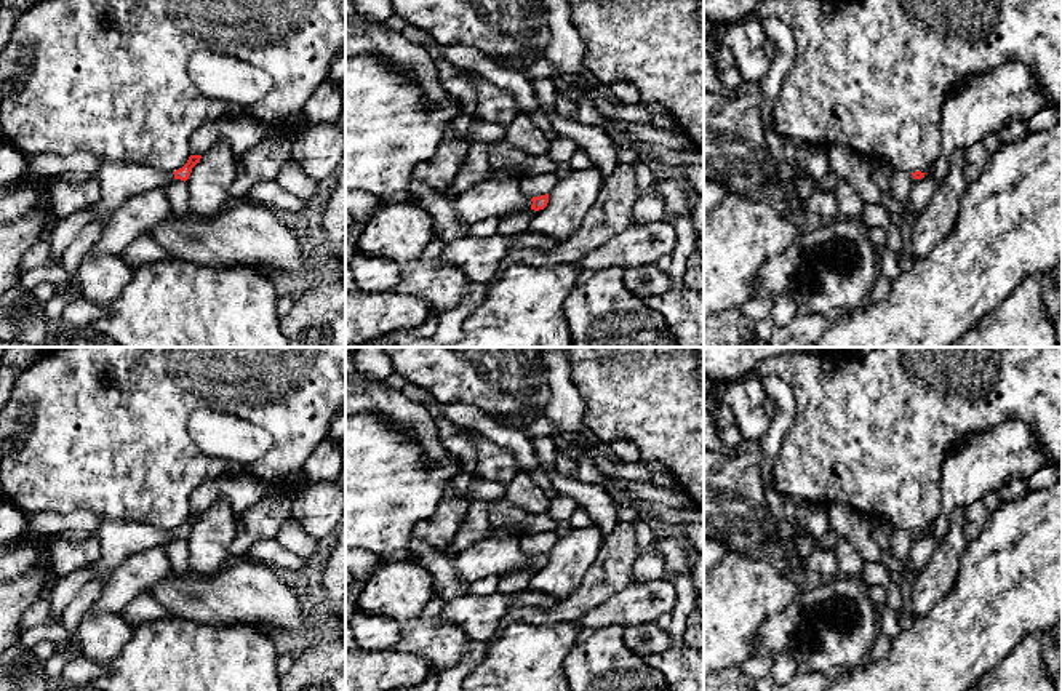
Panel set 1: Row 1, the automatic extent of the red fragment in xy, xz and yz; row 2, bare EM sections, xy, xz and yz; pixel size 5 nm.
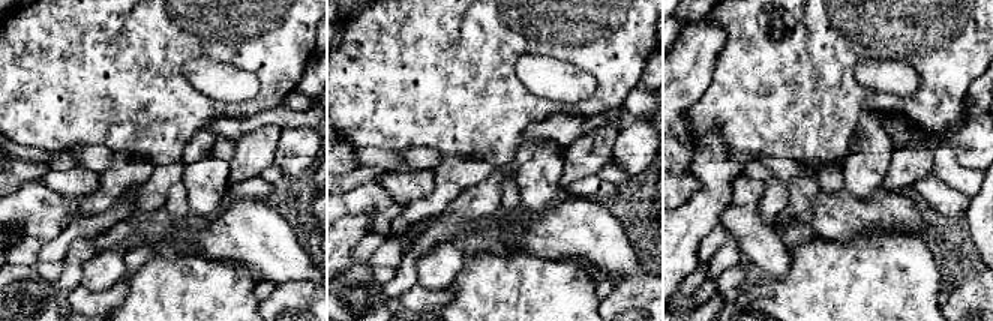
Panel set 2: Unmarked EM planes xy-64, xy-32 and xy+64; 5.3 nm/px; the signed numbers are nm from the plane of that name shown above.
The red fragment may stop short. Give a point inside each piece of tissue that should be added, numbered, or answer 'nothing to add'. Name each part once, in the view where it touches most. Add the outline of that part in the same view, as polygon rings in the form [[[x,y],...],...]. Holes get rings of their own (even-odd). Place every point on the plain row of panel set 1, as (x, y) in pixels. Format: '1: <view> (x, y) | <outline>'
1: xz (496, 555) | [[[513,536],[480,539],[453,561],[459,576],[467,582],[488,576],[501,577],[512,571],[528,568],[531,563],[531,557],[520,550],[518,537]]]

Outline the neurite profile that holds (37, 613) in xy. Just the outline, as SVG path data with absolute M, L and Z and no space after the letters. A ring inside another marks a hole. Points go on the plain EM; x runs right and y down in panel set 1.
M38 598L27 611L24 613L21 619L21 630L27 630L30 627L35 627L42 624L51 611L50 598Z

